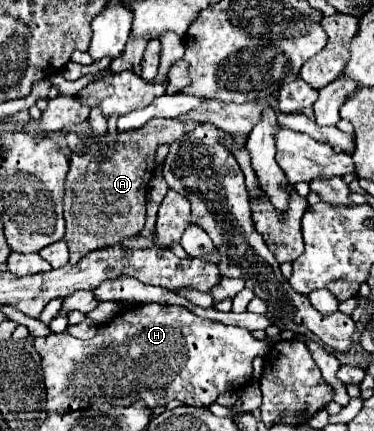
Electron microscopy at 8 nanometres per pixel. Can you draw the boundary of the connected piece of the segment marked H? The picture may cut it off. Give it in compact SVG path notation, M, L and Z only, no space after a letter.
M143 304L135 310L117 314L109 324L99 326L91 340L73 338L69 332L51 332L45 338L35 338L35 350L41 356L43 380L47 388L47 414L67 414L91 404L121 404L131 406L143 400L149 408L165 406L173 398L191 406L209 406L223 392L239 392L251 380L253 358L265 356L271 350L267 338L257 340L247 328L225 326L207 318L199 318L181 306Z

